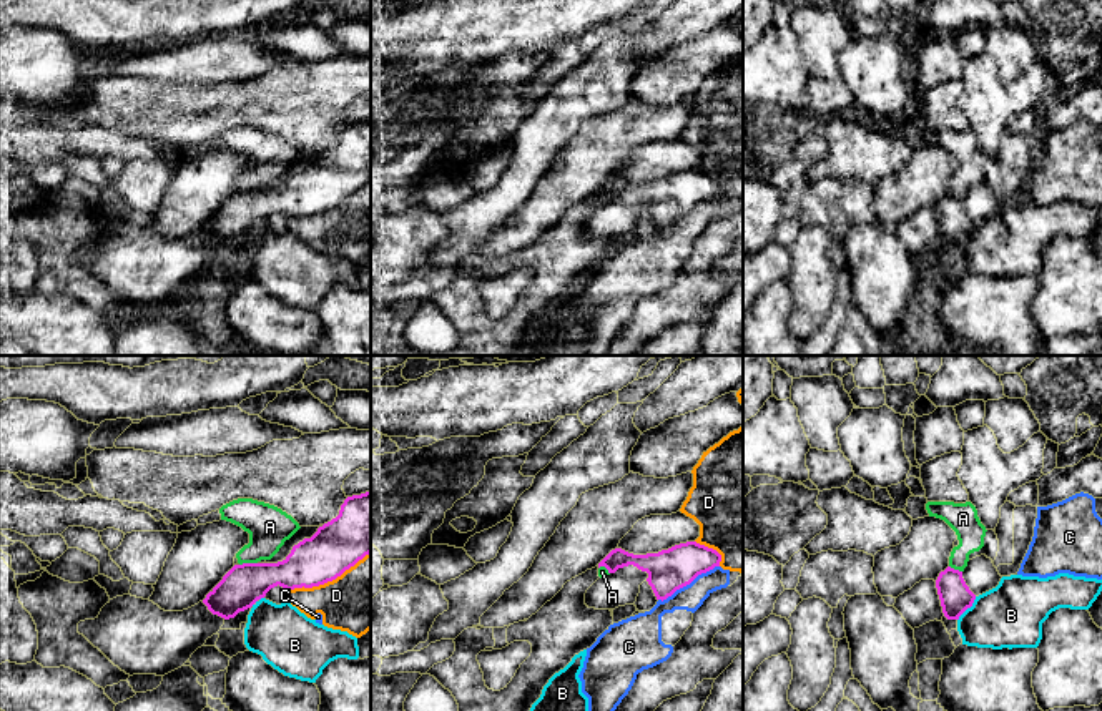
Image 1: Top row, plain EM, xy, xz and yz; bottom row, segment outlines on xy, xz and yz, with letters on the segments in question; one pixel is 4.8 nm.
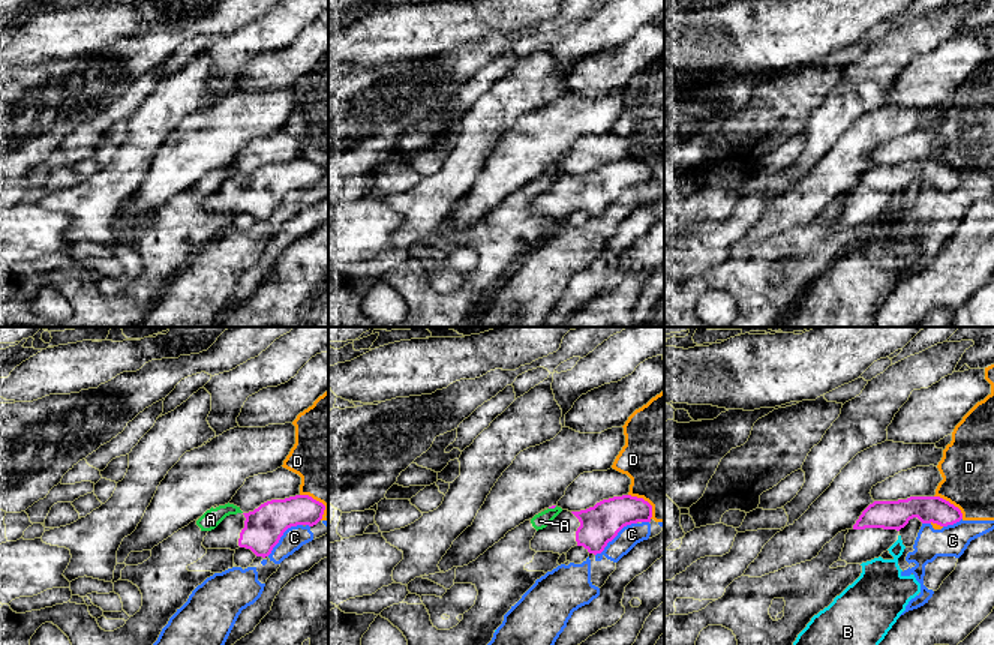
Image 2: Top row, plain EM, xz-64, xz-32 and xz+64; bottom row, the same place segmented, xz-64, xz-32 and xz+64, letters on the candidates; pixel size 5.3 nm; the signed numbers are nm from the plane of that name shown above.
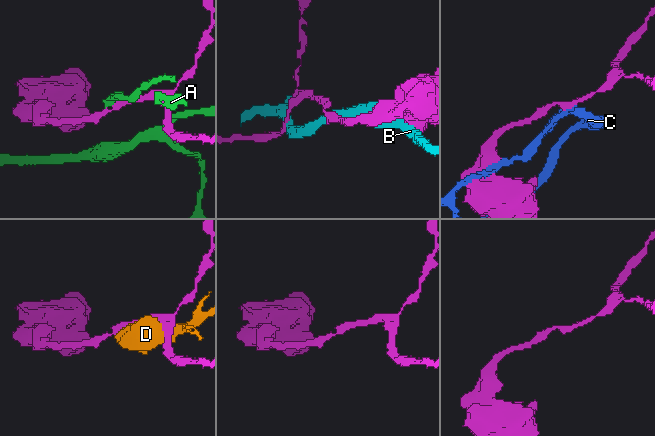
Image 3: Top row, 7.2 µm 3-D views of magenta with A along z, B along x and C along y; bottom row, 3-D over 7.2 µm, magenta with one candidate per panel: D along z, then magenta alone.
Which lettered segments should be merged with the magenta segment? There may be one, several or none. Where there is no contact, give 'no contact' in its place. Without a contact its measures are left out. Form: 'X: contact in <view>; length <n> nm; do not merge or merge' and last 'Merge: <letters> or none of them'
A: contact in xy; length 90 nm; do not merge
B: contact in yz; length 150 nm; do not merge
C: contact in xz; length 340 nm; do not merge
D: contact in xy; length 440 nm; do not merge
Merge: none of them

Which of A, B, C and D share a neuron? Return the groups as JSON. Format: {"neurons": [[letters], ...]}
{"neurons": [["A"], ["B"], ["C", "D"]]}

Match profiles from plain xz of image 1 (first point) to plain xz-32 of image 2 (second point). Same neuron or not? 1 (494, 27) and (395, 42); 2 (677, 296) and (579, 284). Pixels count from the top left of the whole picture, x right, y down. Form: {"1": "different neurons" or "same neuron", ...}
{"1": "same neuron", "2": "same neuron"}

